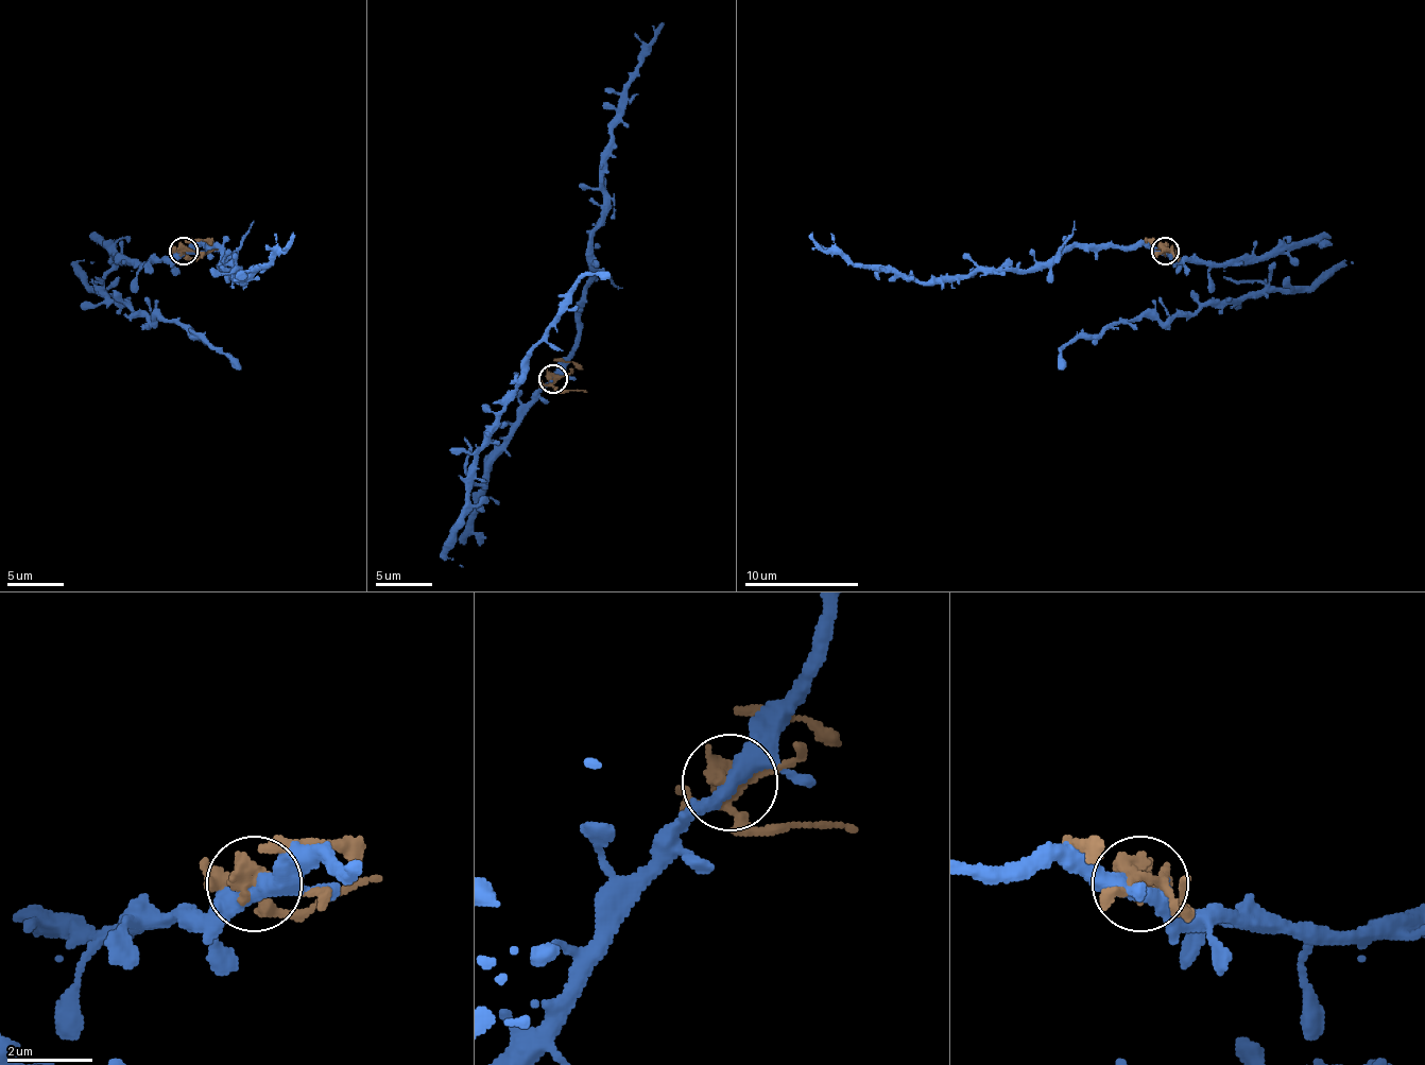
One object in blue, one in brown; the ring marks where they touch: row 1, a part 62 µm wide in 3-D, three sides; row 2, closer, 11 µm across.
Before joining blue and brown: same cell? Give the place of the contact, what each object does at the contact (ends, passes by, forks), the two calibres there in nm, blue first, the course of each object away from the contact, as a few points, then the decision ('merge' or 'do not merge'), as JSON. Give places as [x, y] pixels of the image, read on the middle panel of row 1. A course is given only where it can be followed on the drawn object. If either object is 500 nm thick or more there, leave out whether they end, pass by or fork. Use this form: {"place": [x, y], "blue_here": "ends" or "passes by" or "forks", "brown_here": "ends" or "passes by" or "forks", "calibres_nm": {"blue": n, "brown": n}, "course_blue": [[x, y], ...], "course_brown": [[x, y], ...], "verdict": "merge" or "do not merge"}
{"place": [552, 379], "blue_here": "passes by", "brown_here": "forks", "calibres_nm": {"blue": 400, "brown": 280}, "course_blue": [[553, 378], [491, 463], [482, 486], [474, 483], [479, 446], [519, 378], [525, 355], [584, 275], [610, 273]], "course_brown": [[553, 378], [579, 366], [573, 361], [553, 358]], "verdict": "merge"}

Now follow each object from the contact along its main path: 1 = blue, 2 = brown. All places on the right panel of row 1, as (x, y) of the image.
1: (1164, 252), (1204, 262), (1272, 257), (1270, 282), (1164, 323), (1142, 316), (1079, 333), (1062, 350), (1059, 368)
2: (1164, 252), (1155, 252), (1147, 240), (1145, 243)

